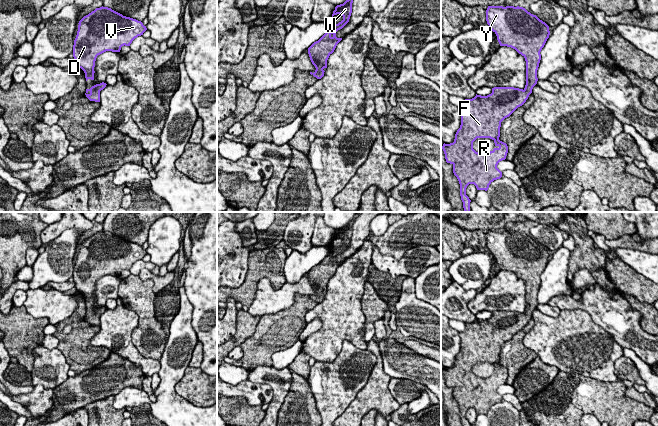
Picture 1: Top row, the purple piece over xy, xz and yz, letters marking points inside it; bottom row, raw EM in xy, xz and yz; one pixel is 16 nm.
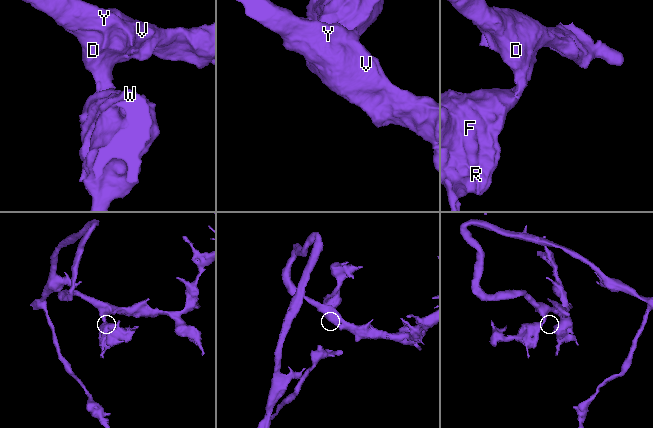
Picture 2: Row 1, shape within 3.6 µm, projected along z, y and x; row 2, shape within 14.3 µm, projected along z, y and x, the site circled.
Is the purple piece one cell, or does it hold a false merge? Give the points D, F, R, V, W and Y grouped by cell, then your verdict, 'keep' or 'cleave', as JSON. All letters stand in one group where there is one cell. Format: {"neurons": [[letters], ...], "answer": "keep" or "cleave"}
{"neurons": [["D", "F", "R", "V", "W", "Y"]], "answer": "keep"}

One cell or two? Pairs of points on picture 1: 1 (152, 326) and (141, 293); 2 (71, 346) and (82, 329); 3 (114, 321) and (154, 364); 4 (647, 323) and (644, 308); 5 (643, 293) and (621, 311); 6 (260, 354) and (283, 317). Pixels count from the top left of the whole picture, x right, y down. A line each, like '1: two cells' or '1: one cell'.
1: one cell
2: one cell
3: one cell
4: one cell
5: two cells
6: one cell

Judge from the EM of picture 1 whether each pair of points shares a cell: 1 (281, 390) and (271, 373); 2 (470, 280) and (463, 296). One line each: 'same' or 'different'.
1: same
2: different

